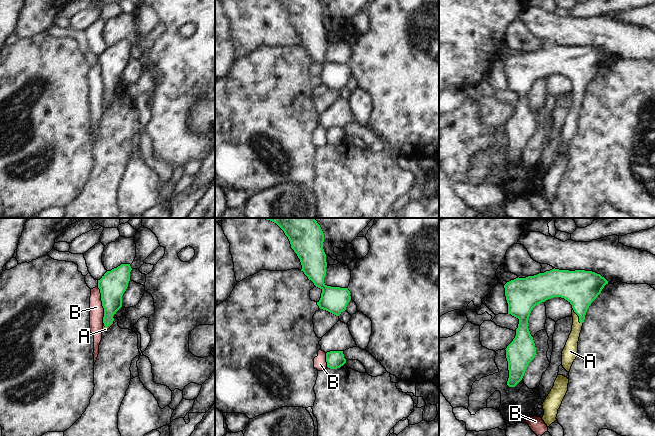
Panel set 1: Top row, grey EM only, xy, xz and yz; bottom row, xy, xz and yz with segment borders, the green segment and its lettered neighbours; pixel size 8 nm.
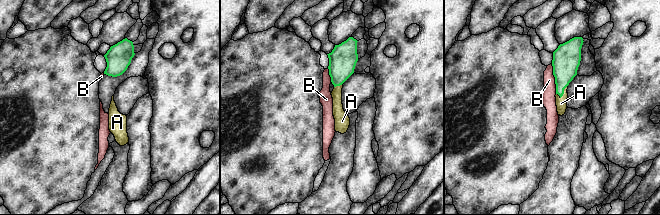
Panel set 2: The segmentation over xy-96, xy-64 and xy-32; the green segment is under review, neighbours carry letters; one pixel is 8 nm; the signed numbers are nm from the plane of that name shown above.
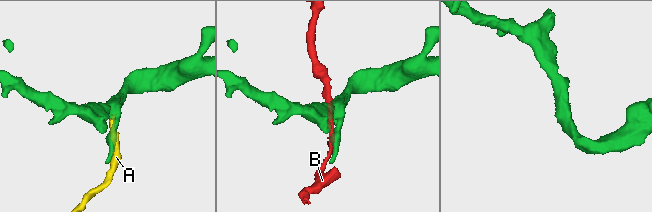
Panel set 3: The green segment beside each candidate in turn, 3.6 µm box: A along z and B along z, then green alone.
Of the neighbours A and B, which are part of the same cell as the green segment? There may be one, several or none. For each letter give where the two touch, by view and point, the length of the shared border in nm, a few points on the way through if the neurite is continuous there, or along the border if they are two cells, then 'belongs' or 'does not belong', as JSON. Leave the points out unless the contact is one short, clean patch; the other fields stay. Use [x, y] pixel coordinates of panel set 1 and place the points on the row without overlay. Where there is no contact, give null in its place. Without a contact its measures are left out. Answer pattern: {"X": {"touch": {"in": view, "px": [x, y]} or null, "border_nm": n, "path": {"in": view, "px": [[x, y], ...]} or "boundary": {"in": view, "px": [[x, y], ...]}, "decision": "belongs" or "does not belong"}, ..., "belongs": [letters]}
{"A": {"touch": {"in": "yz", "px": [579, 93]}, "border_nm": 150, "path": {"in": "yz", "px": [[580, 64], [579, 93], [571, 123]]}, "decision": "belongs"}, "B": {"touch": {"in": "xy", "px": [102, 80]}, "border_nm": 300, "boundary": {"in": "xy", "px": [[97, 62], [103, 84], [103, 98]]}, "decision": "does not belong"}, "belongs": ["A"]}

